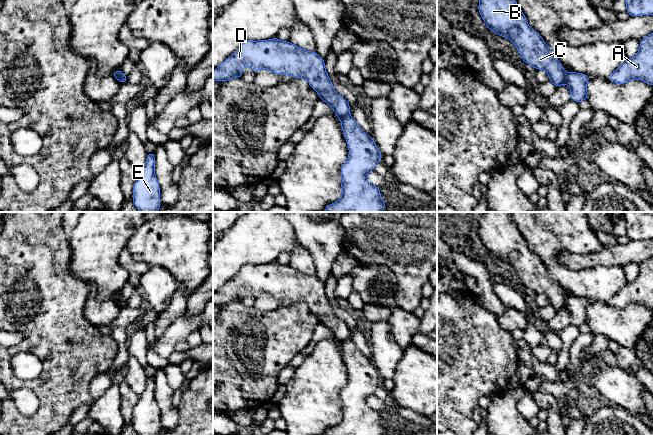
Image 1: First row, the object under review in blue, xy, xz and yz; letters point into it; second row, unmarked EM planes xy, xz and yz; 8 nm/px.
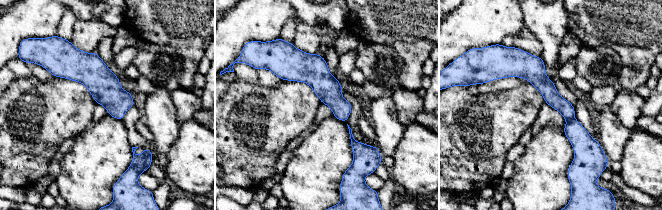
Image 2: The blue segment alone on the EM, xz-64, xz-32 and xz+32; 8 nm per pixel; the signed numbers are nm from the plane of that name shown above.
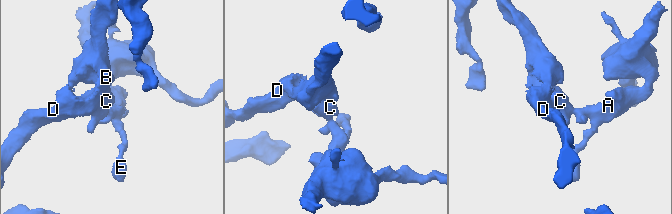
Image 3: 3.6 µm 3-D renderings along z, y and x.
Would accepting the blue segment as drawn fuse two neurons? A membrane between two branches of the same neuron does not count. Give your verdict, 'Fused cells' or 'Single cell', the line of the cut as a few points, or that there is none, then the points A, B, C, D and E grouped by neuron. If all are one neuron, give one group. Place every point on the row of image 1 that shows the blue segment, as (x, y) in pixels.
Fused cells. Split along yz (566, 73), (564, 82). Groups: A E / B C D

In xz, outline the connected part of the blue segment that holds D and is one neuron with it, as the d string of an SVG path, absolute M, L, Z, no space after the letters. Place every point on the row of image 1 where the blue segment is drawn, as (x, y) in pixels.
M277 37L247 40L240 45L238 51L218 65L213 72L213 81L226 82L242 78L245 66L256 73L264 68L274 74L305 79L317 92L319 99L326 102L339 119L349 115L351 111L348 101L334 90L326 72L325 60L316 51L307 51Z

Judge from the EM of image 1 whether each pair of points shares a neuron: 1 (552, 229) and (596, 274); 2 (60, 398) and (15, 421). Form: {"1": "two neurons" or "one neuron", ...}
{"1": "one neuron", "2": "one neuron"}

